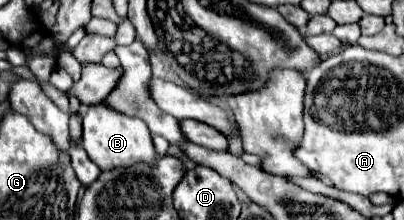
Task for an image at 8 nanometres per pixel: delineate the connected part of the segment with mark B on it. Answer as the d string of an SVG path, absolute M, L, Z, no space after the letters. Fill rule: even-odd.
M101 103L89 107L87 115L83 117L83 149L101 171L133 167L137 163L157 163L157 153L147 125L143 125L143 121L135 117L123 117L121 113L115 113Z

